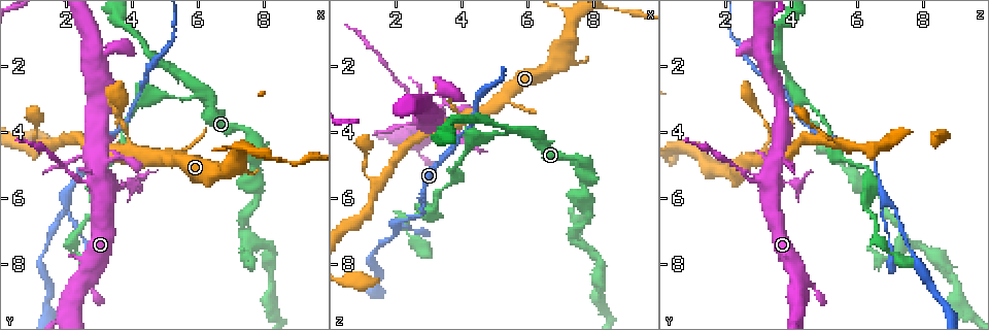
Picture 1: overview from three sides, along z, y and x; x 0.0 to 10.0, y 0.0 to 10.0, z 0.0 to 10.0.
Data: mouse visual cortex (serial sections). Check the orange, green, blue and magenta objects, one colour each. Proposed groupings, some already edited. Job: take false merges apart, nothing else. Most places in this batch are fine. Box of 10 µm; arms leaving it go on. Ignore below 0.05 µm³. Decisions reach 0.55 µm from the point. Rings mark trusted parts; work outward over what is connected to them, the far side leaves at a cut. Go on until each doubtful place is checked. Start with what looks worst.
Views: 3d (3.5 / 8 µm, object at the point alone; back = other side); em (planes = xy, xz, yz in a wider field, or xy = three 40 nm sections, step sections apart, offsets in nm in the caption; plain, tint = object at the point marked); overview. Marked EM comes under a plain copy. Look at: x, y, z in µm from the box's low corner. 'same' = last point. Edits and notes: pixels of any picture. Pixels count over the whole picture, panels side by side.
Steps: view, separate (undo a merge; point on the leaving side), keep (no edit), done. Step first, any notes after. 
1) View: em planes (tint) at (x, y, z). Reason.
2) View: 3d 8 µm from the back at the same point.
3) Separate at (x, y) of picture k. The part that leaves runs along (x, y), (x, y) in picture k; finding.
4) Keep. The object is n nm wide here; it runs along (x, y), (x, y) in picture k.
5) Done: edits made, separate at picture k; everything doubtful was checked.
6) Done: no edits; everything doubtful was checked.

View: 3d 8 µm at (2.40, 5.50, 2.80). Thick turns thin.

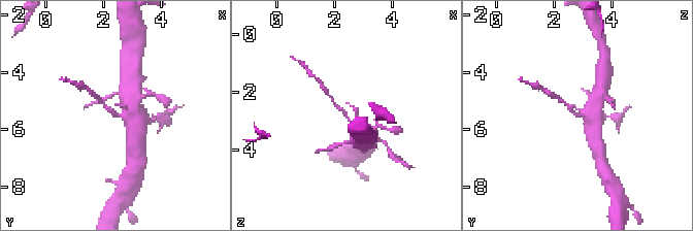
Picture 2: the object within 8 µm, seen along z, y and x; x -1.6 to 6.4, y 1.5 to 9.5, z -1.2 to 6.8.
View: em planes (tint) at the same point. Now the EM.

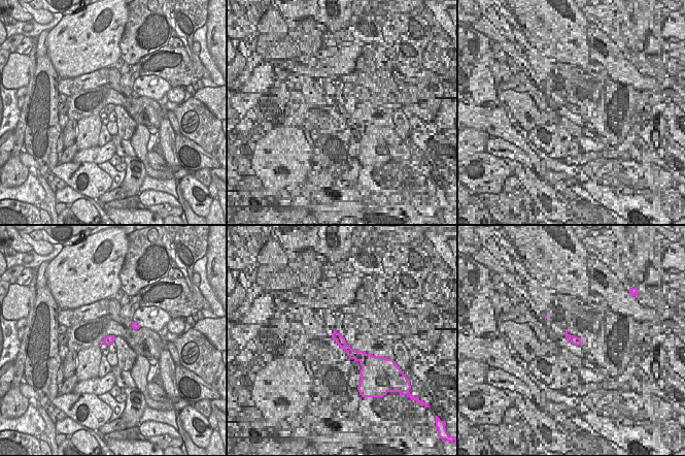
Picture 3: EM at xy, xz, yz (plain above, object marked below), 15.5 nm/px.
Keep. It runs along (365, 132), (351, 122), (329, 96) in picture 2; one cell here.

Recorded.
View: 3d 3.5 µm at (2.00, 6.05, 6.90). Three-way junction.

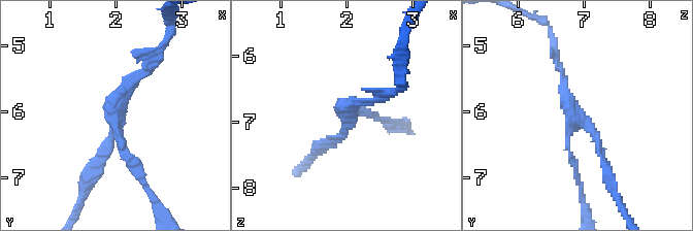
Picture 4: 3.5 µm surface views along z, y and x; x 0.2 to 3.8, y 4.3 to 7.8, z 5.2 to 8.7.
View: em xy step 1 (tint) at (2.05, 6.00, 6.90). 3 arms meet here; the arms are 100, 100, 150 nm wide; shape alone is not enough.

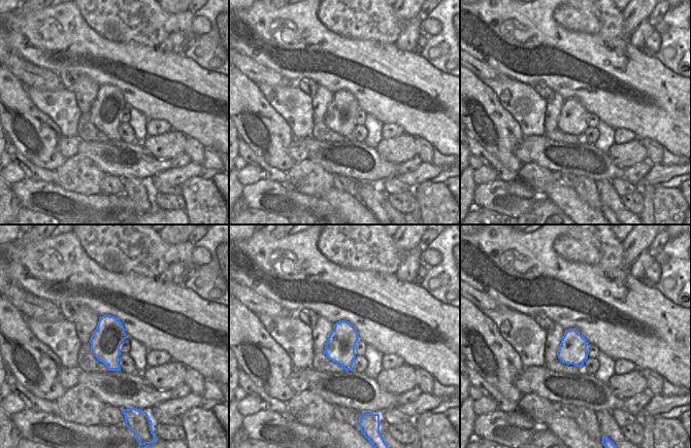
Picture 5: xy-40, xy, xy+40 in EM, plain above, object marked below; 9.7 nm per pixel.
View: em planes (tint) at the same point.

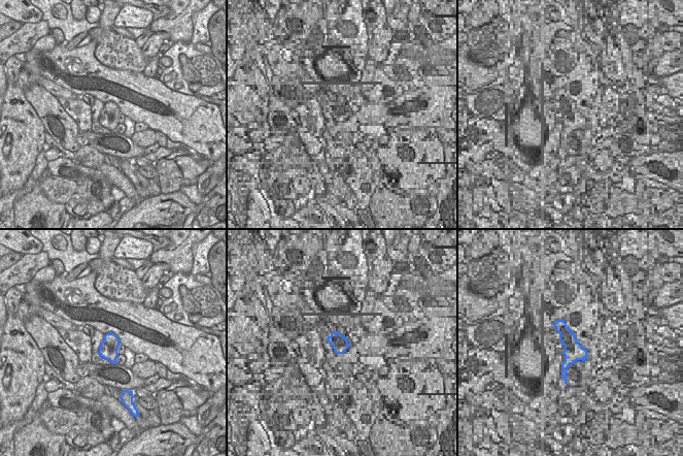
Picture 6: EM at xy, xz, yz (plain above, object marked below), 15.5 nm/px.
Keep. It runs along (153, 60), (92, 167) in picture 4; all the same cell.

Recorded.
View: 3d 3.5 µm at (6.25, 2.85, 4.10). Sharp bend.

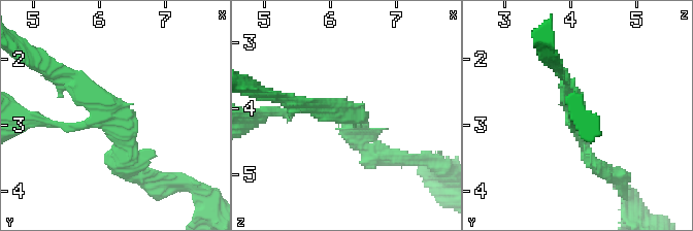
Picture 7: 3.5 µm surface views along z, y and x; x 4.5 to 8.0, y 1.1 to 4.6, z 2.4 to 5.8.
View: em xy step 5 (tint) at (6.25, 2.90, 4.10).

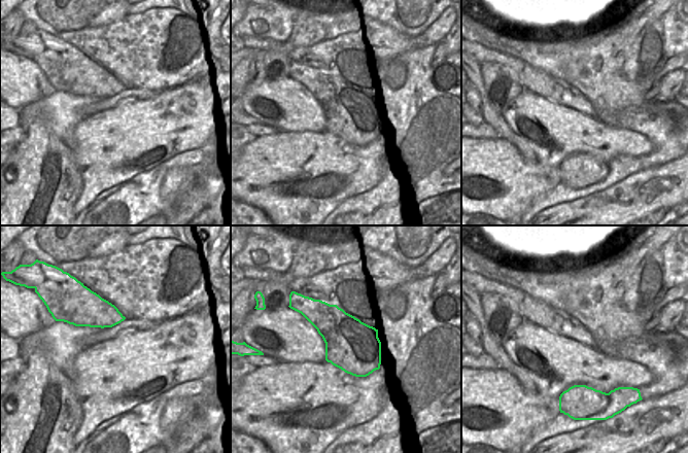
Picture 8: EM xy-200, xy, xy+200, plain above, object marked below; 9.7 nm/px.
Keep. It runs along (132, 172), (116, 116), (53, 125) in picture 7; all the same cell.

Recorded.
View: 3d 8 µm from the back at (4.40, 2.95, 4.20). Branch point.

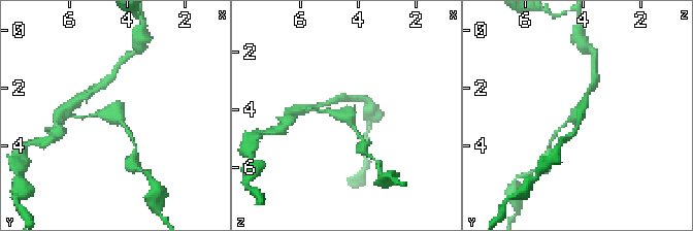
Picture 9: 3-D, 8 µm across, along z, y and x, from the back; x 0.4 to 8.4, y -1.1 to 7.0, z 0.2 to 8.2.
View: em planes (tint) at the same point. Need the tissue.

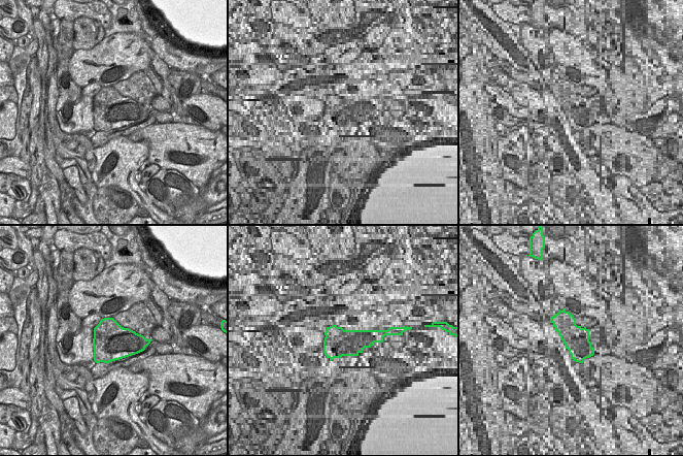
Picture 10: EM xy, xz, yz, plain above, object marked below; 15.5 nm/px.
Keep. It runs along (318, 111), (347, 118), (359, 136) in picture 9; continuous, no second cell.

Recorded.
View: em xy step 1 (tint) at (3.65, 4.05, 5.25). Sharp bend.

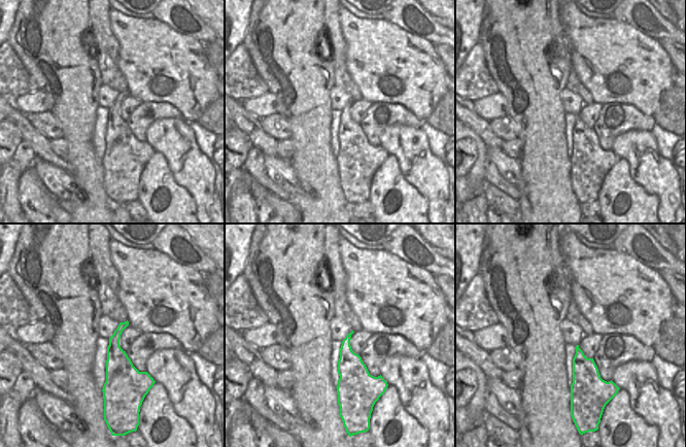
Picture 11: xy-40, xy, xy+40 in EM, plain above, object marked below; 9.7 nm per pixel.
View: 3d 3.5 µm at the same point.

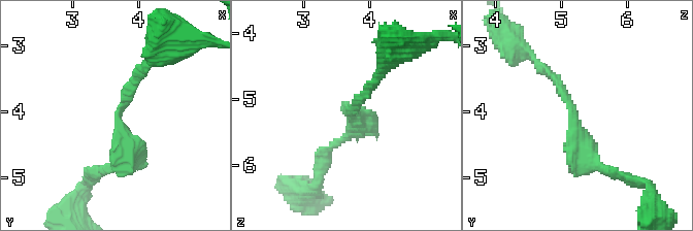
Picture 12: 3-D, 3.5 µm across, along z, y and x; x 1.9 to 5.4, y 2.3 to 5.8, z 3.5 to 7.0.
Keep. It runs along (538, 65), (559, 84), (578, 144), (599, 166) in picture 12; all the same cell.

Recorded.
Done: no edits; everything doubtful was checked.

